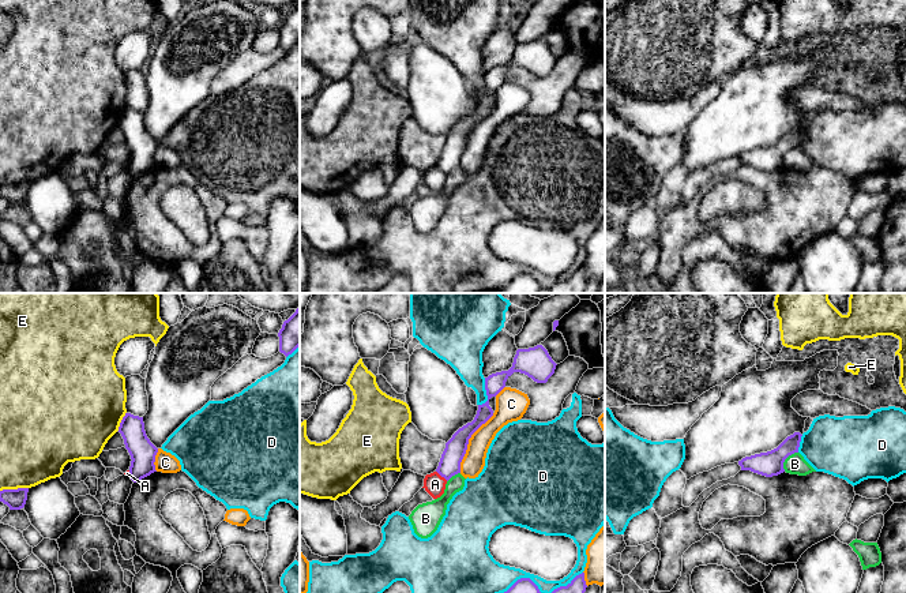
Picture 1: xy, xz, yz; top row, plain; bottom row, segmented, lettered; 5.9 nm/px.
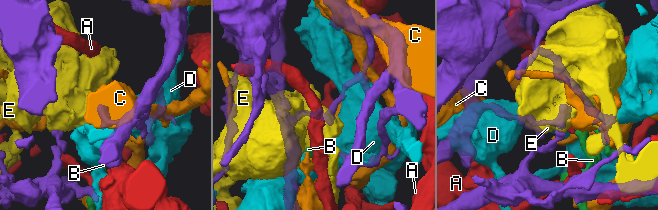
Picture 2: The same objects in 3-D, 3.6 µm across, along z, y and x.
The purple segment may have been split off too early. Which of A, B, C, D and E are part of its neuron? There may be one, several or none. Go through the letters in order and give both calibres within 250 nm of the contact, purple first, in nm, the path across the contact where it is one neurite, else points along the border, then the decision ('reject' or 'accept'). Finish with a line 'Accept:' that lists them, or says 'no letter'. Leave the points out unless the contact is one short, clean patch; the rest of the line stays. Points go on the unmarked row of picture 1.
A: 130 nm thick on the purple side, 120 nm on the other; reject
B: 150 nm thick on the purple side, 120 nm on the other; border along yz (797, 146), (785, 154), (784, 165); reject
C: 130 nm thick on the purple side, 140 nm on the other; reject
D: 110 nm thick on the purple side, 190 nm on the other; reject
E: 150 nm thick on the purple side, 480 nm on the other; reject
Accept: no letter

